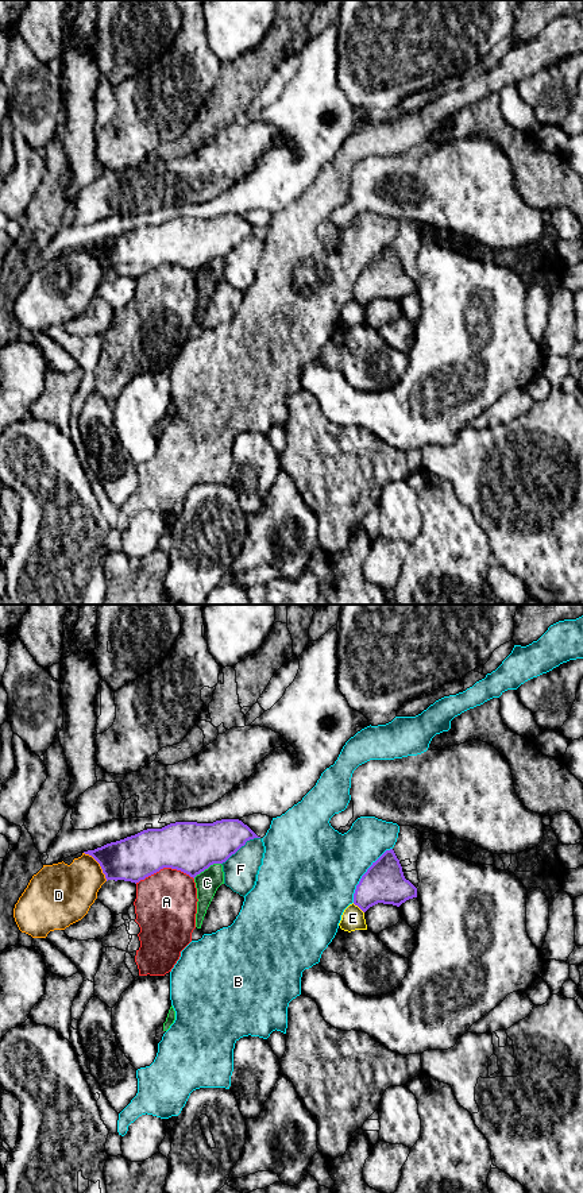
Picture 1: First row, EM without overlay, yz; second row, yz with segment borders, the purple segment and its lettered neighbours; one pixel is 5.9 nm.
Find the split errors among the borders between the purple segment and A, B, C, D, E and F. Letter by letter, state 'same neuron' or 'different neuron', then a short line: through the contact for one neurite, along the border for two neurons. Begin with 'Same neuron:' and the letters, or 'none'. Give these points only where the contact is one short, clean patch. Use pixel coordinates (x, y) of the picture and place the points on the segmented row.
Same neuron: none
A: different neuron
B: different neuron
C: different neuron
D: different neuron
E: different neuron
F: different neuron

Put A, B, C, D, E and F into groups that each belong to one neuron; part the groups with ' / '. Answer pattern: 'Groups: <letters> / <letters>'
Groups: A / B / C / D / E / F

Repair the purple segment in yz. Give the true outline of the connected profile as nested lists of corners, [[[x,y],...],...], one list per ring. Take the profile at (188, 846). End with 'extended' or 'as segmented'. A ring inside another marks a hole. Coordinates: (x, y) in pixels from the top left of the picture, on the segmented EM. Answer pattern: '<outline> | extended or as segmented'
[[[239,819],[175,822],[84,853],[100,864],[107,881],[136,884],[163,868],[194,879],[211,865],[225,862],[254,838],[260,837]]] | as segmented

